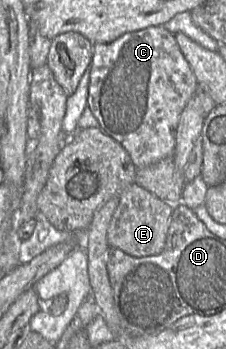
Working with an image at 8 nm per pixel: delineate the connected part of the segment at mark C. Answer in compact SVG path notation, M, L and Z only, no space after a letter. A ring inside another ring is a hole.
M150 26L142 30L128 32L110 43L97 43L93 47L93 56L90 65L90 81L88 86L88 108L96 118L99 128L107 135L119 142L130 155L130 158L137 169L141 169L165 158L173 157L175 151L175 133L180 115L187 105L188 101L195 95L198 82L194 73L184 58L174 34L167 29L158 26Z

